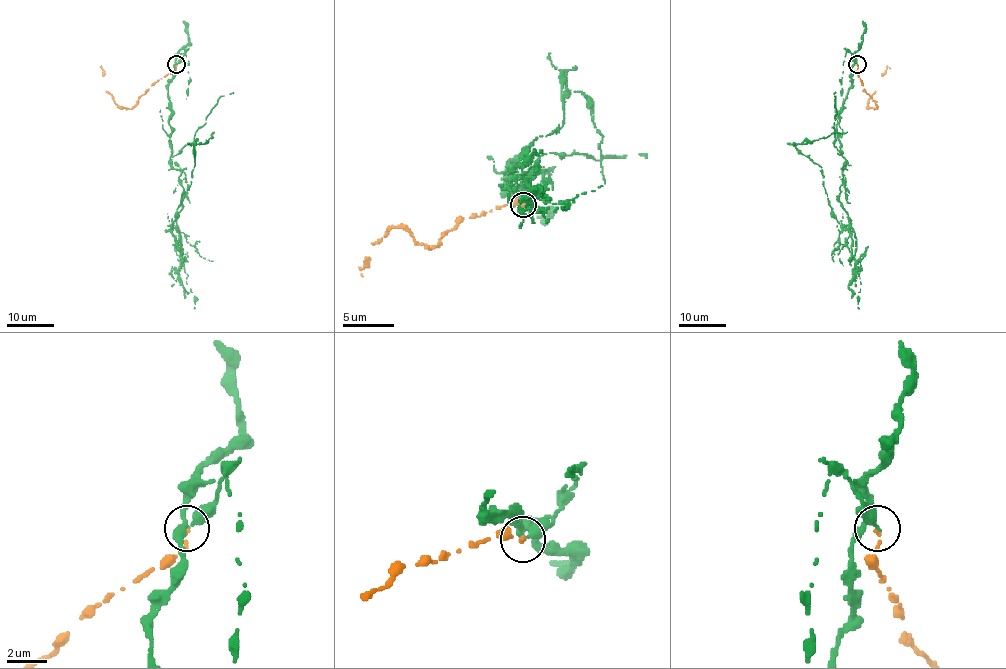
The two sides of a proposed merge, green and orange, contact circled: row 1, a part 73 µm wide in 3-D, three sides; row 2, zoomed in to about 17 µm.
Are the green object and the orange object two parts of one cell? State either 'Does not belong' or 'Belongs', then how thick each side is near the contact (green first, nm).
Does not belong. Thickness 320 nm (green) against 170 nm

